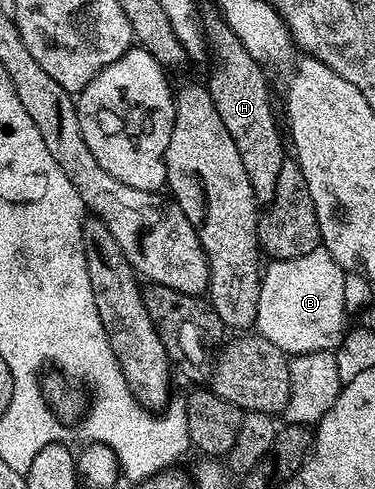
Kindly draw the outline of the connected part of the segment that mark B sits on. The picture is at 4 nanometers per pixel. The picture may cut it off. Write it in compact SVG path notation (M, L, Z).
M322 248L293 260L268 261L259 283L254 325L257 334L272 341L288 356L338 350L349 329L346 277L343 267Z

